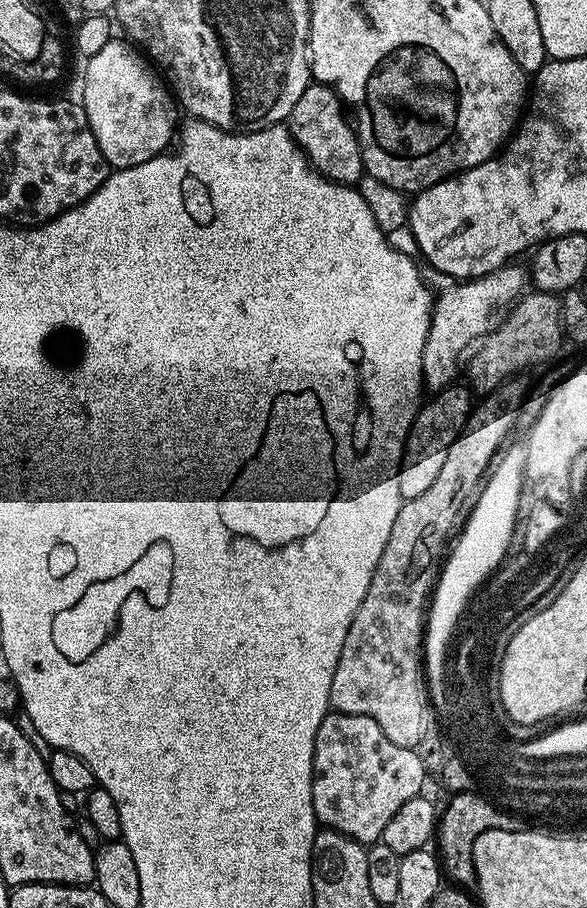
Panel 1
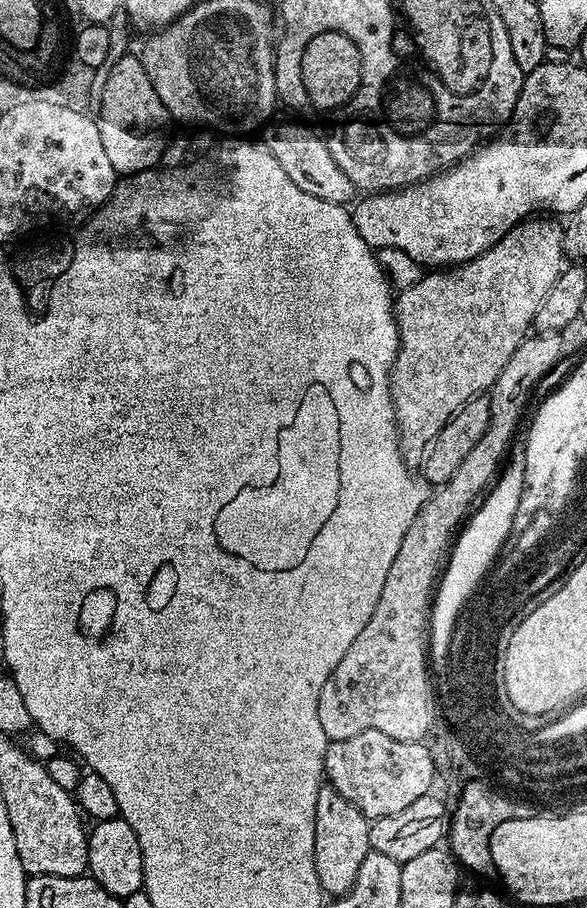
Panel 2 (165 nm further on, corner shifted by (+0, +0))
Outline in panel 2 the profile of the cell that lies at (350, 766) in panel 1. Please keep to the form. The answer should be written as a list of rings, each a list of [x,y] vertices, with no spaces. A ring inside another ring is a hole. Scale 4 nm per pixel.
[[[362,730],[354,738],[333,740],[326,750],[324,779],[327,787],[338,790],[346,802],[358,806],[369,821],[386,818],[386,814],[399,814],[418,798],[426,796],[430,780],[436,775],[430,751],[424,742],[398,742],[382,730]]]

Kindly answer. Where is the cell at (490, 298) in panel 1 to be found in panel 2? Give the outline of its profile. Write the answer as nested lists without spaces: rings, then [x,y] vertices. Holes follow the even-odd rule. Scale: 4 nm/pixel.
[[[526,218],[516,224],[490,250],[464,264],[432,270],[394,300],[396,329],[400,335],[398,354],[392,363],[390,394],[396,419],[398,450],[408,468],[419,469],[432,439],[450,418],[475,396],[485,395],[502,374],[502,366],[529,335],[538,306],[550,294],[566,264],[562,250],[563,227],[552,218]]]

